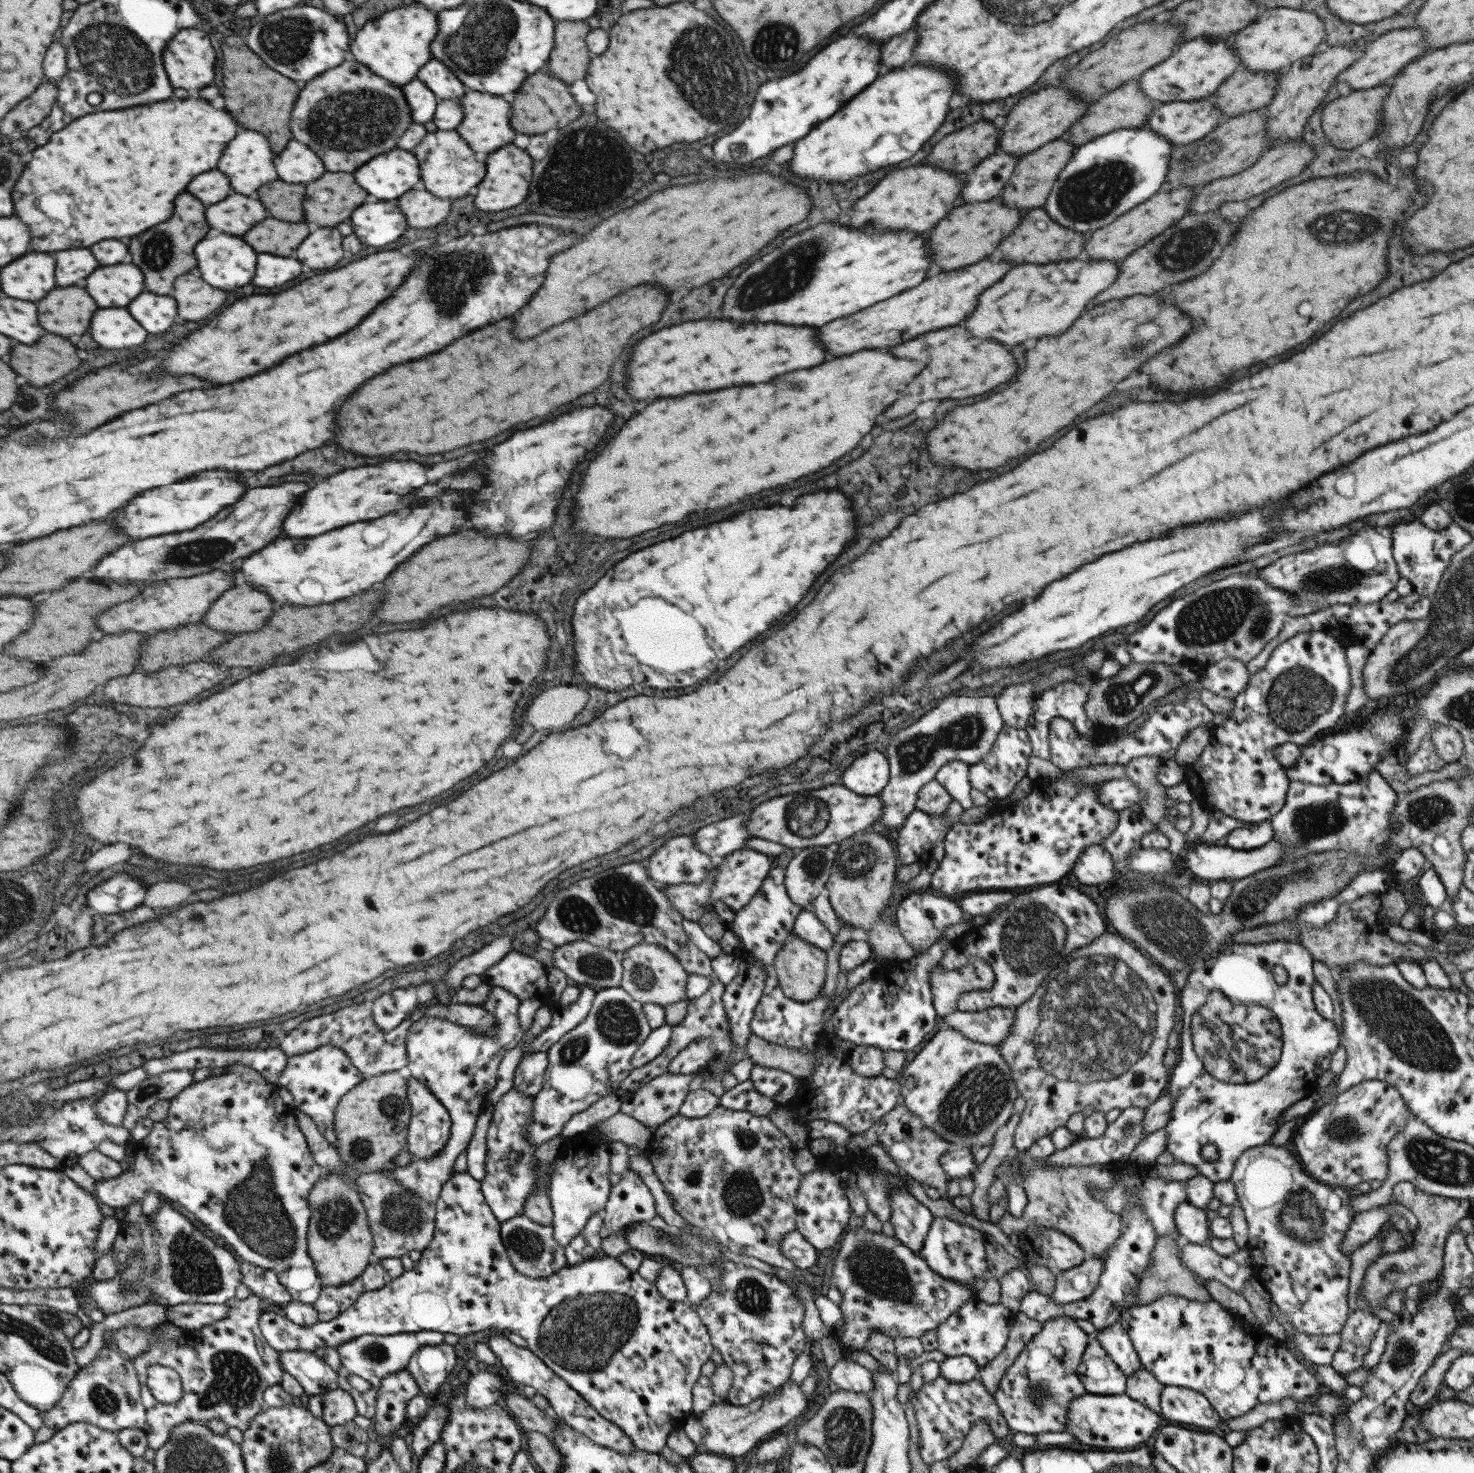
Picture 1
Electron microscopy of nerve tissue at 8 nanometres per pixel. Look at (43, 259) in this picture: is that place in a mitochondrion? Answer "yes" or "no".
no

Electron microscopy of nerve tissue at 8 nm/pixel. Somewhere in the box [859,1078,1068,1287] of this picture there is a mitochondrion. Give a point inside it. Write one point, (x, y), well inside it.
(909, 1133)

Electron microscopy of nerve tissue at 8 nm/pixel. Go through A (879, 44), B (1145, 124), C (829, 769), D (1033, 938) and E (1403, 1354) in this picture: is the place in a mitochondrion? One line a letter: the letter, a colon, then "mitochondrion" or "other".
A: other
B: other
C: other
D: mitochondrion
E: mitochondrion

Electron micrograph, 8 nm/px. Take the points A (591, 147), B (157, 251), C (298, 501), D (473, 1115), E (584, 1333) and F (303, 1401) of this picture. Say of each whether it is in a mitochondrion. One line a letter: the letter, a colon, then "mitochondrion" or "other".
A: mitochondrion
B: mitochondrion
C: other
D: other
E: mitochondrion
F: other

